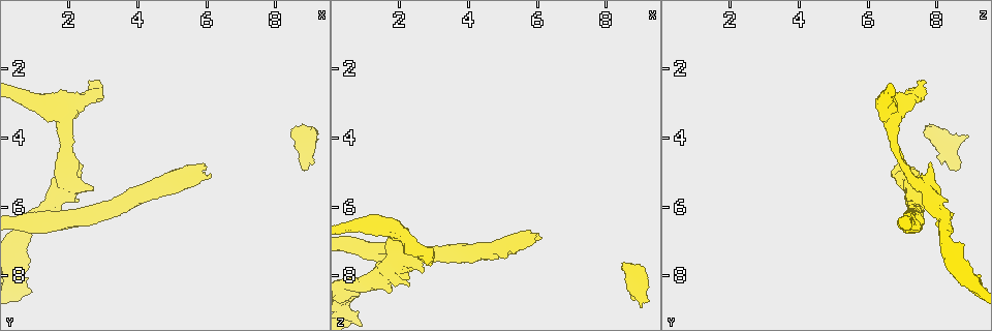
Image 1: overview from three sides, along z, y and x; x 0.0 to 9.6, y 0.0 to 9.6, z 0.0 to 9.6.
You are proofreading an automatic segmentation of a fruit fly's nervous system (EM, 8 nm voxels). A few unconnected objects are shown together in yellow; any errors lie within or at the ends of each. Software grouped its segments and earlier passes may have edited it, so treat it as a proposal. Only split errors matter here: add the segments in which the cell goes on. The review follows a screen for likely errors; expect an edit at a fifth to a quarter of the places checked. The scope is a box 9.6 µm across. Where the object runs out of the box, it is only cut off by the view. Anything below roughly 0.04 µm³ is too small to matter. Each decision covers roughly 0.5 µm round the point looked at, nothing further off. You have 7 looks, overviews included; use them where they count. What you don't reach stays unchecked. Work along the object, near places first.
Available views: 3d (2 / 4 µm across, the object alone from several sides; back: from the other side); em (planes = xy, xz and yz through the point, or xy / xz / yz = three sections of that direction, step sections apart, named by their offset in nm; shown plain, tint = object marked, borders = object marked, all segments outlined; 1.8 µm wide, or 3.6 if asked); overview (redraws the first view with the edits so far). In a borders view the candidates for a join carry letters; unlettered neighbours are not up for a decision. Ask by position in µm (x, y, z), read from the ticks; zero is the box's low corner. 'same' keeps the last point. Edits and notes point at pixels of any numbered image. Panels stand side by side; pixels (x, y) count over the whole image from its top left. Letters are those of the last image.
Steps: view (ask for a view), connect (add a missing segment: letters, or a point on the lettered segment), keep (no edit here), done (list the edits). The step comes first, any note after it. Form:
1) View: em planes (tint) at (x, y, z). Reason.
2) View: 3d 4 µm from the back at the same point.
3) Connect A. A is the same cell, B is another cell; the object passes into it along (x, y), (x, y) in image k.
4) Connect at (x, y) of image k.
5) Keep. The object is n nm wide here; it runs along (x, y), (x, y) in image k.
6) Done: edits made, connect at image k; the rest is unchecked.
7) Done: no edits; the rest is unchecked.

View: 3d 2 µm at (2.60, 2.80, 7.30). Sudden change in width.

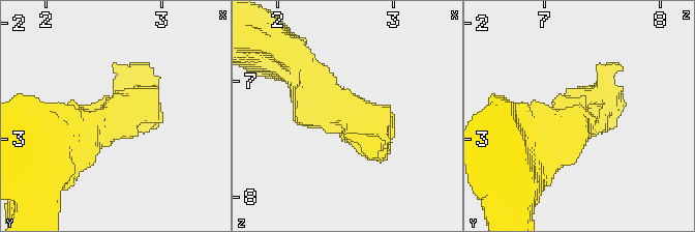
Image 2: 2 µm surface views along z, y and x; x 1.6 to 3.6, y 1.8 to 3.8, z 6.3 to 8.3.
View: em xy step 16 (borders) at (2.60, 2.80, 7.28). Need the tissue.

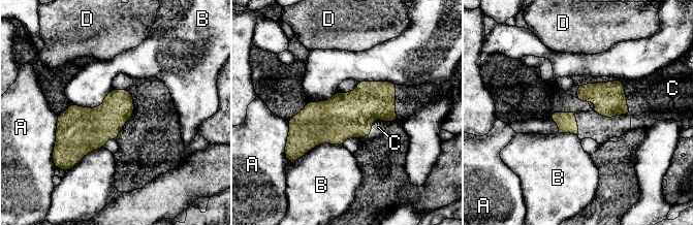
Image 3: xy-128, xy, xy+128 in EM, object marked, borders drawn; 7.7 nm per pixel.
Connect C. C is the same cell, A, B and D are other cells; the object passes into it along (612, 101), (626, 114), (651, 93) in image 3; it goes on there.

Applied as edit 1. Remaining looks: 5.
View: 3d 2 µm at (1.75, 6.30, 8.45). An open end.

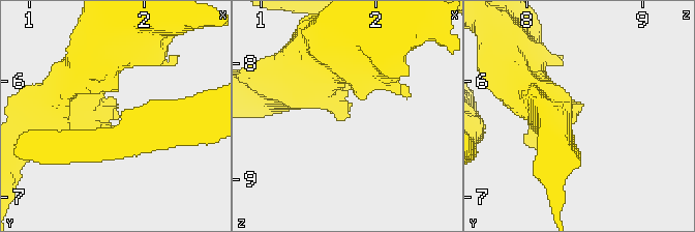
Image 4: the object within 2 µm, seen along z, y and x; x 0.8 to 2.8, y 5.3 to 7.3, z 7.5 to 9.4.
View: em 3.6 µm planes (plain) at (1.76, 6.26, 8.42).

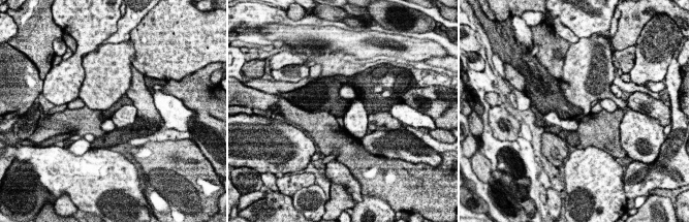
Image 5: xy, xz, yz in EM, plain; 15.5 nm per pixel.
View: em 3.6 µm planes (borders) at the same point. See the neighbours.

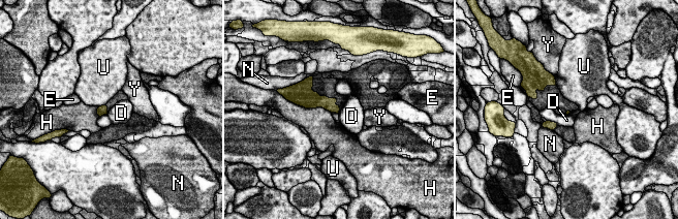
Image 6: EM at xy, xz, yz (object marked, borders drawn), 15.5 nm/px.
Keep. D, E, H, N, U and Y are other cells; a border runs along (547, 120), (554, 121), (558, 125) in image 6; no lettered segment goes on from it.

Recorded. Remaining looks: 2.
View: 3d 4 µm at (8.75, 4.90, 8.55). Thick end.

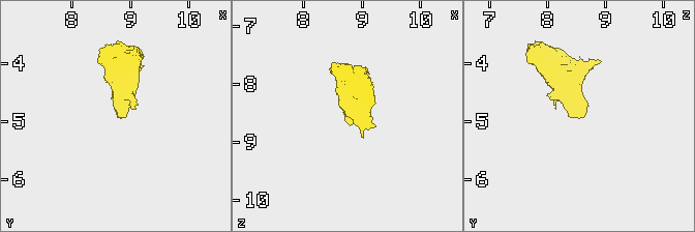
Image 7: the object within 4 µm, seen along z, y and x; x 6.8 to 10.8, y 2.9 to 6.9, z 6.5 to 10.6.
View: em 3.6 µm planes (borders) at (8.80, 4.90, 8.60).

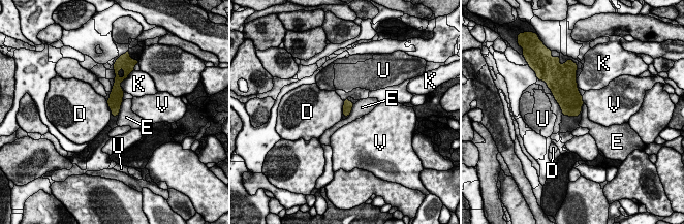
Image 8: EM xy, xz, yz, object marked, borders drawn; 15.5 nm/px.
Keep. D, E, K, U and V are other cells; a border runs along (344, 101), (342, 107) in image 8; none of them fits.

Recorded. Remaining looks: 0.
Done: edits made, connect at image 3; the rest is unchecked.

